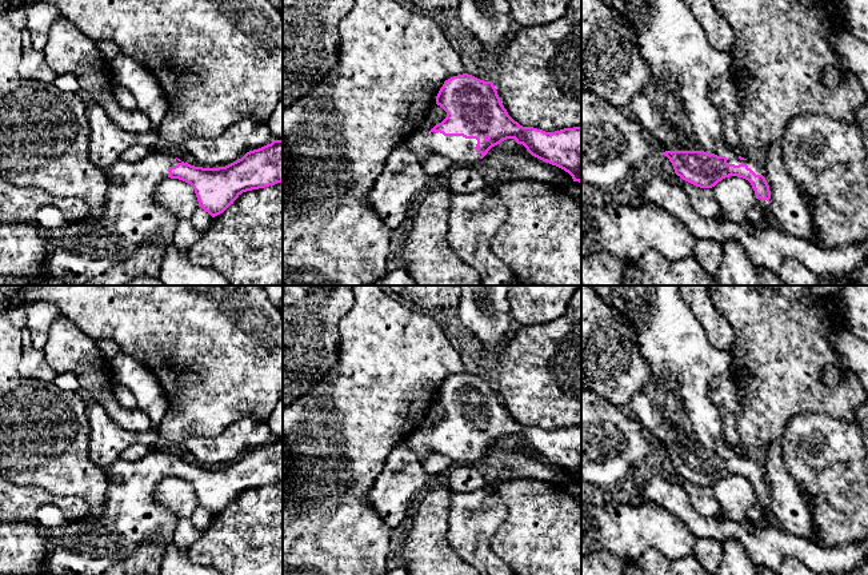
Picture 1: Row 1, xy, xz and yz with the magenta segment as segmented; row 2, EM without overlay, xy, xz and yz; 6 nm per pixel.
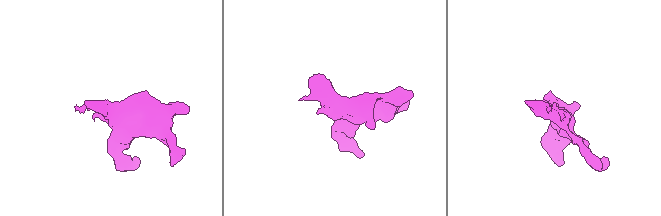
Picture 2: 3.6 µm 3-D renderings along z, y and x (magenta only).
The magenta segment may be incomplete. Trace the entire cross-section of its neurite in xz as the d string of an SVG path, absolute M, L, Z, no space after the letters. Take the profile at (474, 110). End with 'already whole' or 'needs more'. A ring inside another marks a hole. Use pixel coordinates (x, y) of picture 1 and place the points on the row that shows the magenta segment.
M468 73L445 80L436 96L436 104L447 112L447 117L429 132L417 131L396 145L368 192L368 204L391 231L412 216L420 197L435 184L423 168L423 159L431 153L444 156L452 164L469 165L480 163L492 147L507 139L515 139L517 143L515 147L501 151L501 161L515 177L561 188L572 181L581 183L581 127L545 132L520 125L501 104L493 85L493 73L491 81Z | needs more

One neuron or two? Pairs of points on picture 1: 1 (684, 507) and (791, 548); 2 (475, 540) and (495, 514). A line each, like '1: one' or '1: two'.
1: one
2: one

